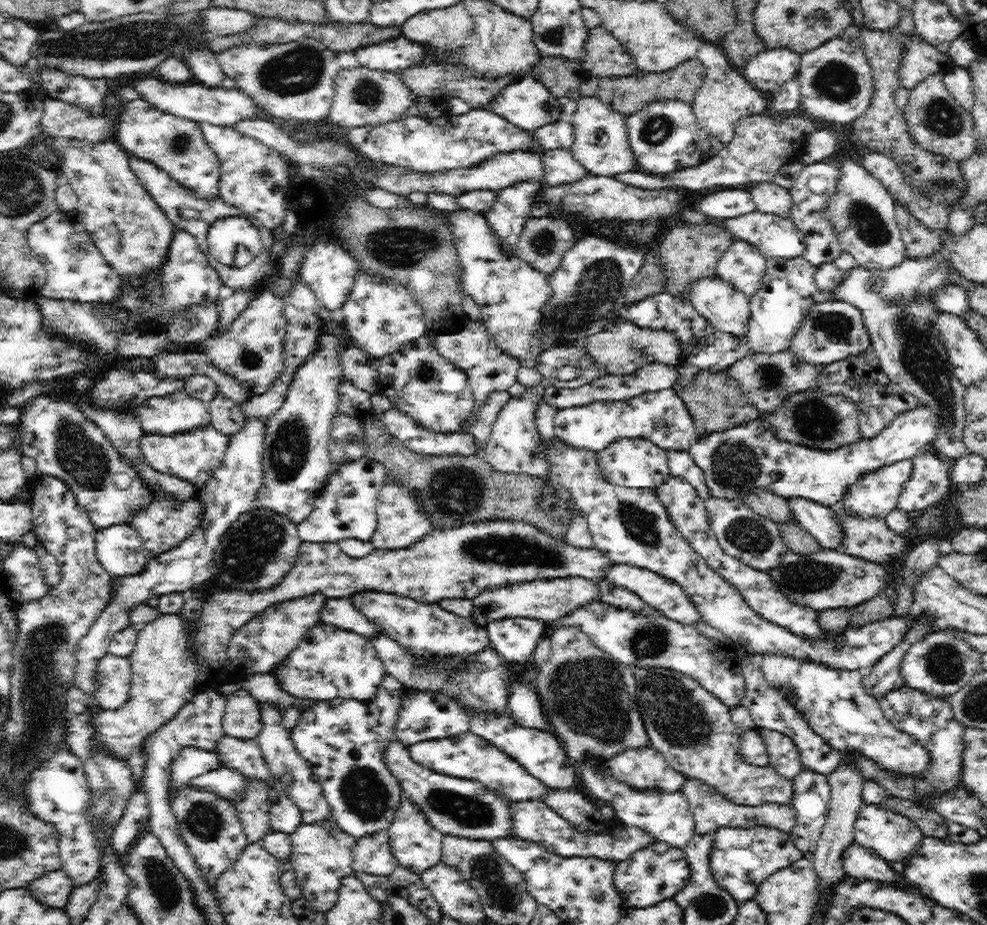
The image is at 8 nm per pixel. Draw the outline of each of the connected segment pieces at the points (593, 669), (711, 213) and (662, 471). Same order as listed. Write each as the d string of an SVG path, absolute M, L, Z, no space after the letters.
M561 625L550 636L552 657L541 663L536 690L542 708L572 764L588 759L608 760L619 752L649 746L647 729L638 710L633 668L598 649L579 628Z
M722 189L724 192L714 192L702 196L696 207L708 218L720 220L747 215L757 210L755 200L748 191L741 189Z
M621 439L610 444L605 450L596 452L596 462L600 465L600 474L611 485L655 489L668 478L667 452L645 439Z

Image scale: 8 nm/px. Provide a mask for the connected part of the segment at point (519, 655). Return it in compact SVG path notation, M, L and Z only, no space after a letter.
M524 617L505 618L485 624L491 643L495 646L494 651L512 663L526 663L530 660L535 652L536 645L544 637L547 625L540 619Z

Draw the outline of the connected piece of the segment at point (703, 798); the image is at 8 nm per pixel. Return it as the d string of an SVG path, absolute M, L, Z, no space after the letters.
M684 776L684 786L681 792L689 802L695 820L695 834L708 834L718 827L732 828L754 828L754 826L765 826L768 828L778 828L784 832L789 832L794 824L794 813L790 805L766 803L760 806L742 806L734 804L717 790L708 786L697 778L687 778Z

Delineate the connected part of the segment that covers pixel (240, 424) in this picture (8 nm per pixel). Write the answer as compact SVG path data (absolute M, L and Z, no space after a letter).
M223 395L216 396L212 401L206 402L210 413L209 424L225 436L236 435L244 427L246 417L241 412L241 406L233 403Z

